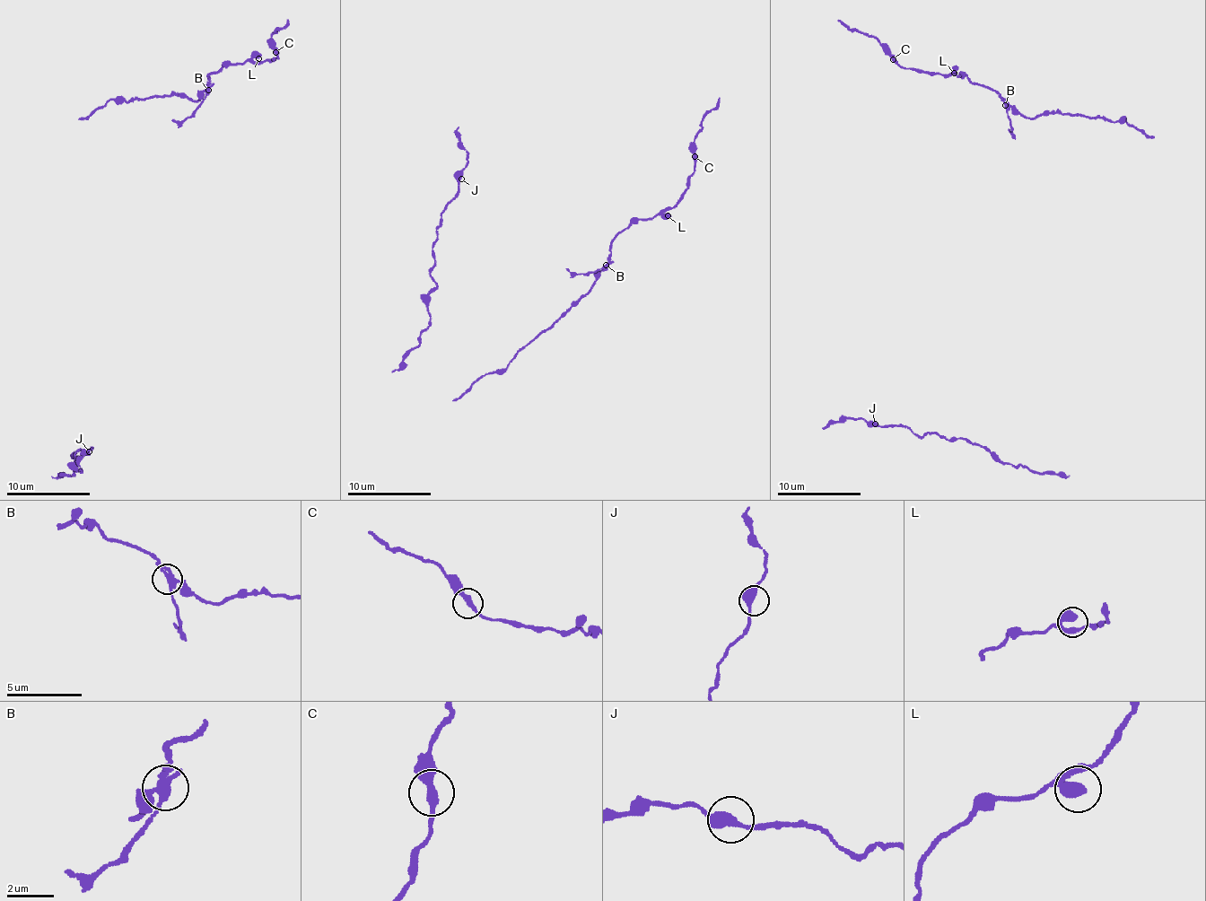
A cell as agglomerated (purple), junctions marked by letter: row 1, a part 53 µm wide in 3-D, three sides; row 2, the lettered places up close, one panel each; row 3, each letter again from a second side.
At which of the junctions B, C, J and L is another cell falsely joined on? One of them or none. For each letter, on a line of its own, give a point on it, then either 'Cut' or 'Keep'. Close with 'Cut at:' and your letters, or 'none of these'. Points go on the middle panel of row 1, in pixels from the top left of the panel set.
B: Place: (606, 265). Cut
C: Place: (694, 156). Keep
J: Place: (461, 179). Keep
L: Place: (668, 215). Keep
Cut at: B

